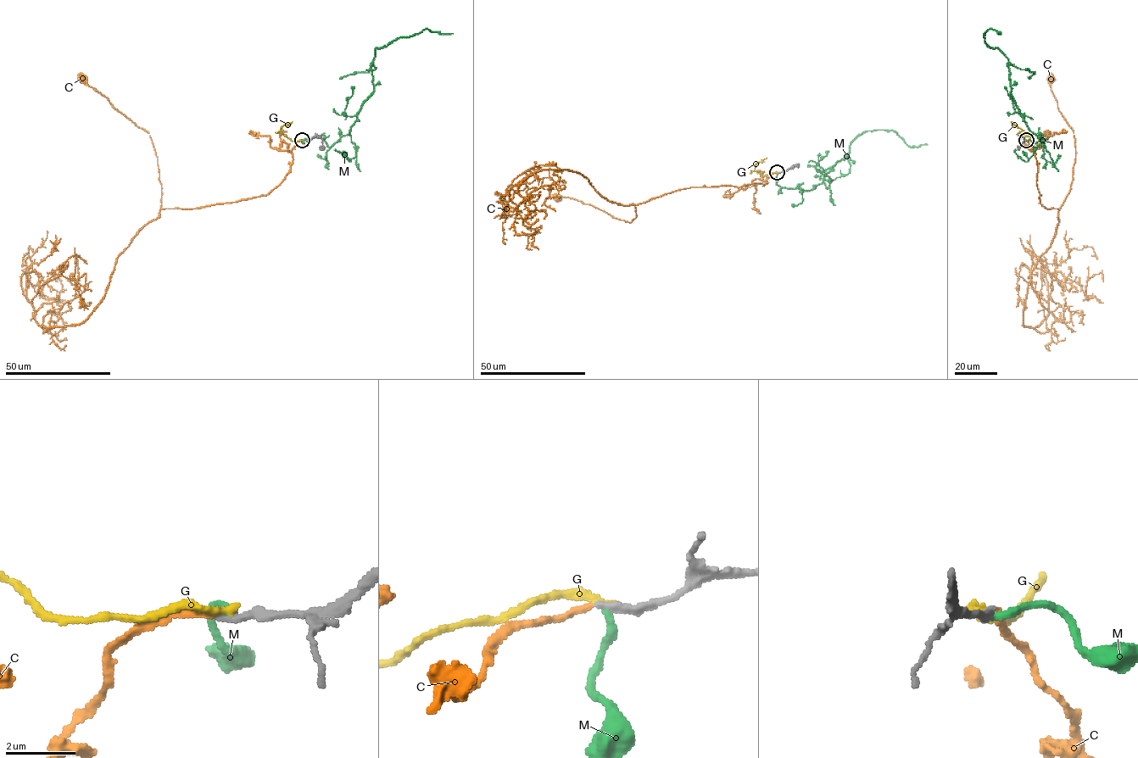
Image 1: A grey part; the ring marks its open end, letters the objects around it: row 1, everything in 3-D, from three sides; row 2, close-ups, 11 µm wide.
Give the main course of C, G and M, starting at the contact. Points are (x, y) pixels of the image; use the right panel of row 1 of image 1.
C: (1026, 140), (1034, 153), (1040, 203), (1046, 209), (1058, 209), (1073, 181), (1074, 140), (1058, 108), (1050, 80)
G: (1026, 140), (1029, 136), (1011, 121)
M: (1026, 141), (1035, 142), (1040, 135), (1045, 147), (1012, 94), (1007, 58), (984, 41), (990, 30), (998, 33)

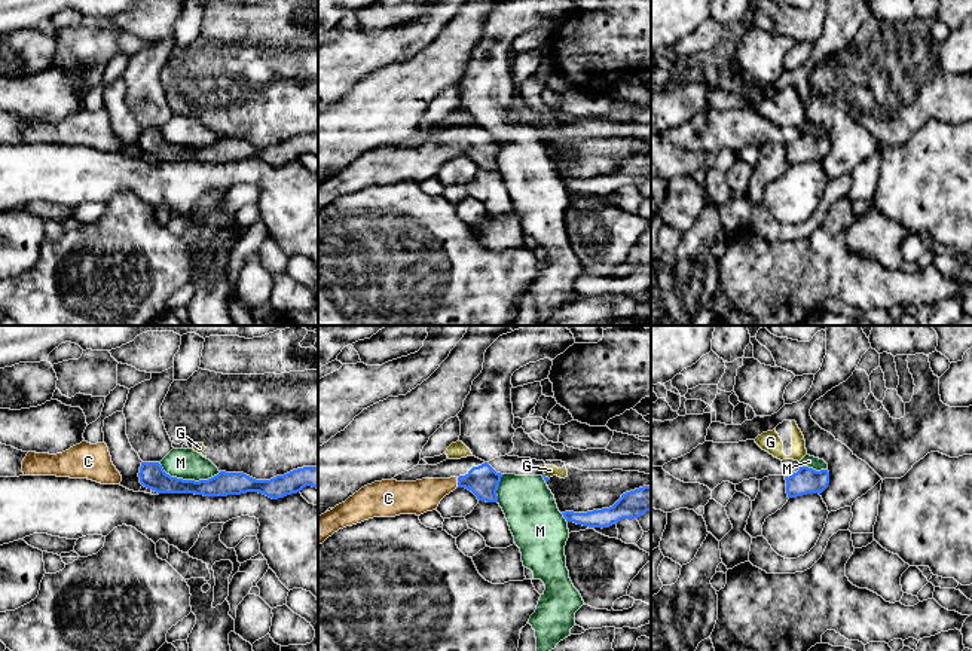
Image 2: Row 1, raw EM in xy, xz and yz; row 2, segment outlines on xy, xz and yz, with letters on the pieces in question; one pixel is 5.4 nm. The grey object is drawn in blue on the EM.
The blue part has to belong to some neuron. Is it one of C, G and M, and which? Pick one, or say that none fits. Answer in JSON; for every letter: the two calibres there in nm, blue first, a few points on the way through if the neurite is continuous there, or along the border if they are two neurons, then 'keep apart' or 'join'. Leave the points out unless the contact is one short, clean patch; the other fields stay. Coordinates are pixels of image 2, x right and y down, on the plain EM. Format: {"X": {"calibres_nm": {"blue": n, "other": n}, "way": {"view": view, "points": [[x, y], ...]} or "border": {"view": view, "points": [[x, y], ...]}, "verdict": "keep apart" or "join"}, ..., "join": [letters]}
{"C": {"calibres_nm": {"blue": 170, "other": 180}, "way": {"view": "xz", "points": [[483, 147], [458, 149], [424, 162]]}, "verdict": "join"}, "G": {"calibres_nm": {"blue": 20, "other": 60}, "verdict": "keep apart"}, "M": {"calibres_nm": {"blue": 140, "other": 170}, "border": {"view": "xy", "points": [[158, 130], [171, 143], [183, 146], [207, 147], [220, 138]]}, "verdict": "keep apart"}, "join": ["C"]}

